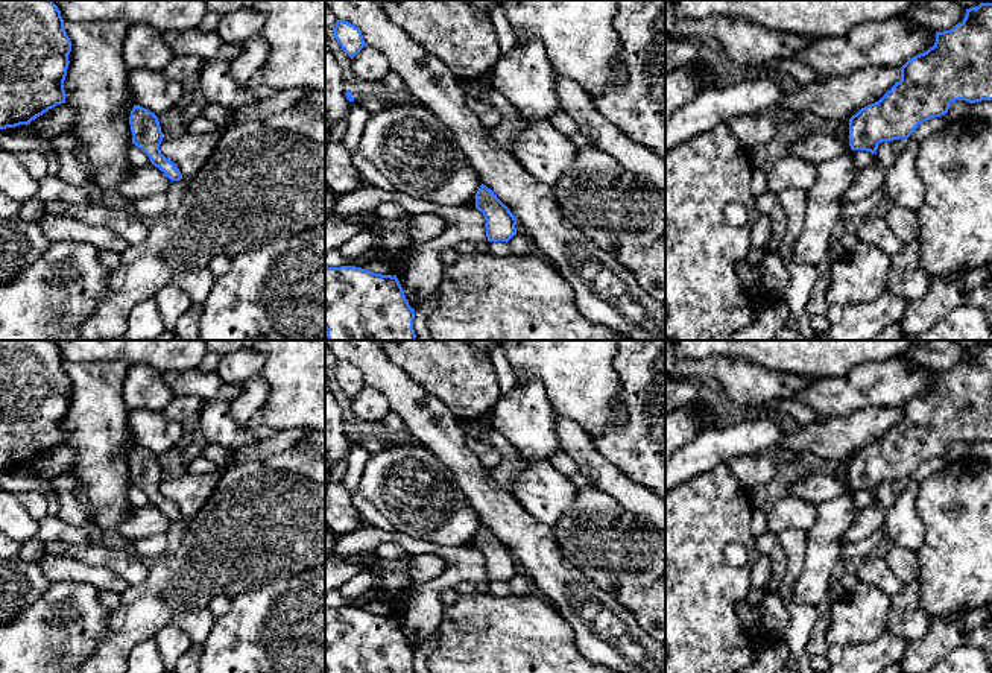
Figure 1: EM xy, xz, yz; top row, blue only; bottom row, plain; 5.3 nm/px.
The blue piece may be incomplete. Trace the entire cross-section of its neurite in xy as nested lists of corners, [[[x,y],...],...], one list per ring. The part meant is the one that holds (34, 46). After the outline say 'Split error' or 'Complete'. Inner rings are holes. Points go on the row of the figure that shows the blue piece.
[[[0,0],[0,129],[30,125],[65,103],[71,41],[52,0]]]. Complete

